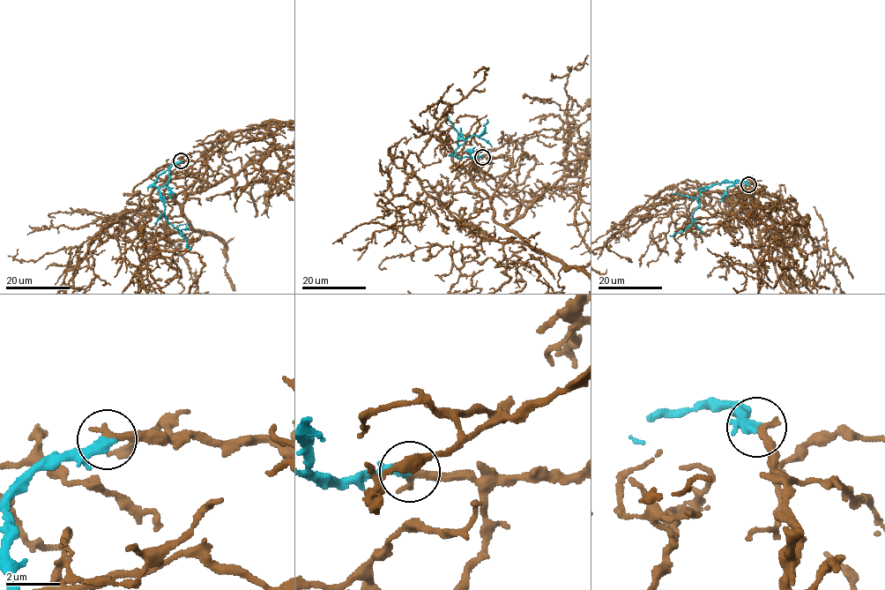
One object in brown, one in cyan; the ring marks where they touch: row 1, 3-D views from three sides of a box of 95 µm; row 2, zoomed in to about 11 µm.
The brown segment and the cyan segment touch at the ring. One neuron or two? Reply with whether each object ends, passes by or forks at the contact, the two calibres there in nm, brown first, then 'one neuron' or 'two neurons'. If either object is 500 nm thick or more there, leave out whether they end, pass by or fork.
brown ends there; cyan ends there; 300 nm thick on the brown side, 360 nm on the other; one neuron

